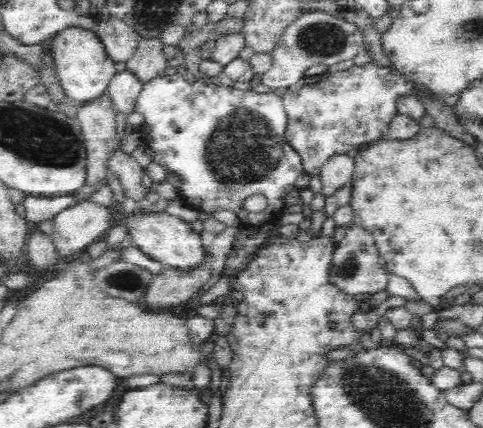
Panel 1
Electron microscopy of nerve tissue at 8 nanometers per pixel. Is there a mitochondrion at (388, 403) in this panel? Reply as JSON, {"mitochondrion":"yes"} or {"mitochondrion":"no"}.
{"mitochondrion":"yes"}

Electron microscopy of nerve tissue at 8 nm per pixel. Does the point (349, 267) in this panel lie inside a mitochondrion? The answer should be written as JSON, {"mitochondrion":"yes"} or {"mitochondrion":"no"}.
{"mitochondrion":"yes"}

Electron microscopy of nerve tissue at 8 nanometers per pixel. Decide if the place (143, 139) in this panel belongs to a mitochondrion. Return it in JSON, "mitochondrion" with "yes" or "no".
{"mitochondrion":"no"}

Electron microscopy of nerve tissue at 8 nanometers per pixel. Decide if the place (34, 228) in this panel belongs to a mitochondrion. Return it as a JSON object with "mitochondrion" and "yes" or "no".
{"mitochondrion":"no"}

